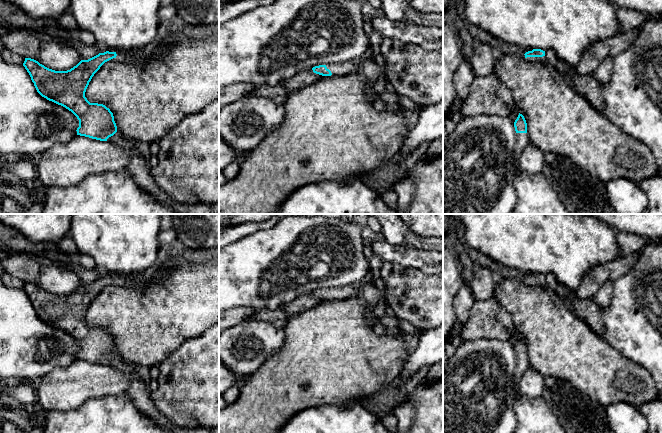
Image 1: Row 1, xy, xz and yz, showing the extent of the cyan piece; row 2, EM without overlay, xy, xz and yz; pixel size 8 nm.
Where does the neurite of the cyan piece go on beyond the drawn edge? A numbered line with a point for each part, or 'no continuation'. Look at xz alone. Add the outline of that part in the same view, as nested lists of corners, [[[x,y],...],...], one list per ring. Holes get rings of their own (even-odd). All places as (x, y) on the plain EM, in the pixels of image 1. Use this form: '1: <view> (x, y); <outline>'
1: xz (344, 292); [[[347,285],[335,288],[326,288],[332,299],[335,300],[346,300],[358,294],[358,285]]]

